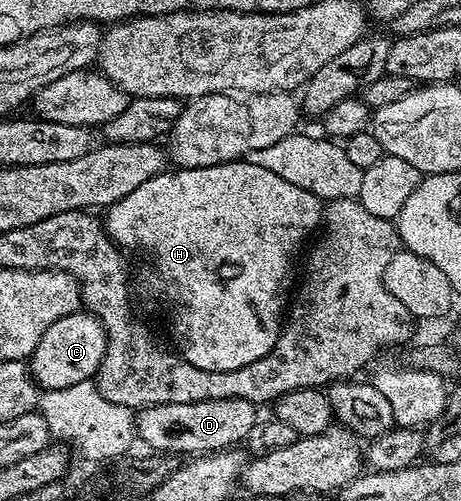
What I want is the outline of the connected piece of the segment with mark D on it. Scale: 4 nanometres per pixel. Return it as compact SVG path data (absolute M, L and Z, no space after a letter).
M243 399L196 401L188 405L152 405L143 407L136 415L136 435L158 453L179 451L182 457L193 457L212 451L237 448L255 434L259 426L259 408Z

